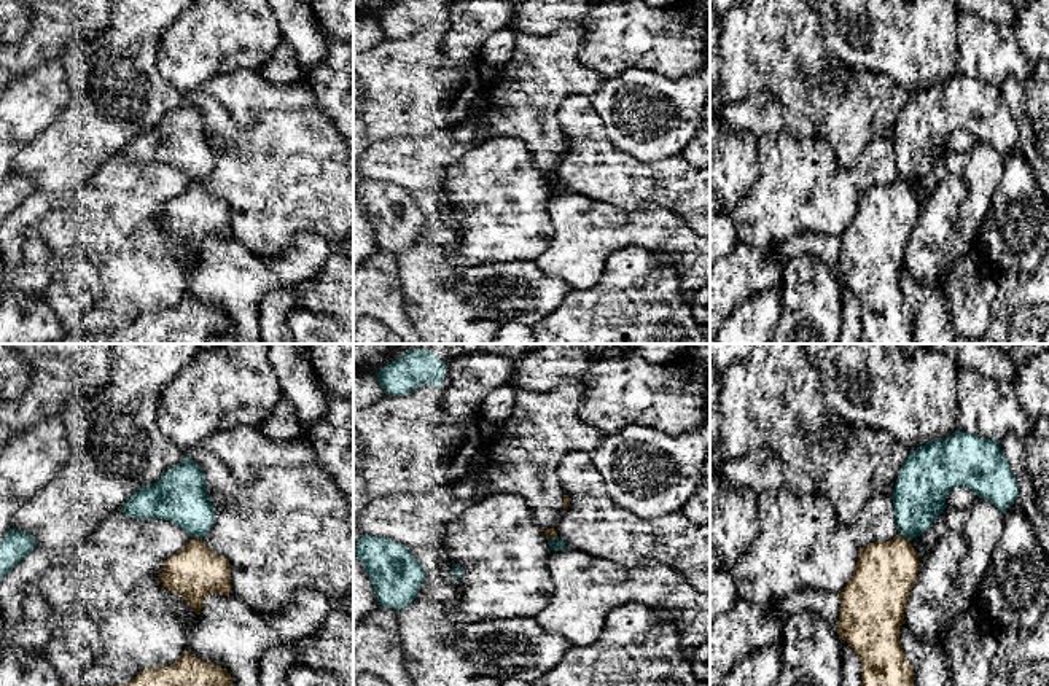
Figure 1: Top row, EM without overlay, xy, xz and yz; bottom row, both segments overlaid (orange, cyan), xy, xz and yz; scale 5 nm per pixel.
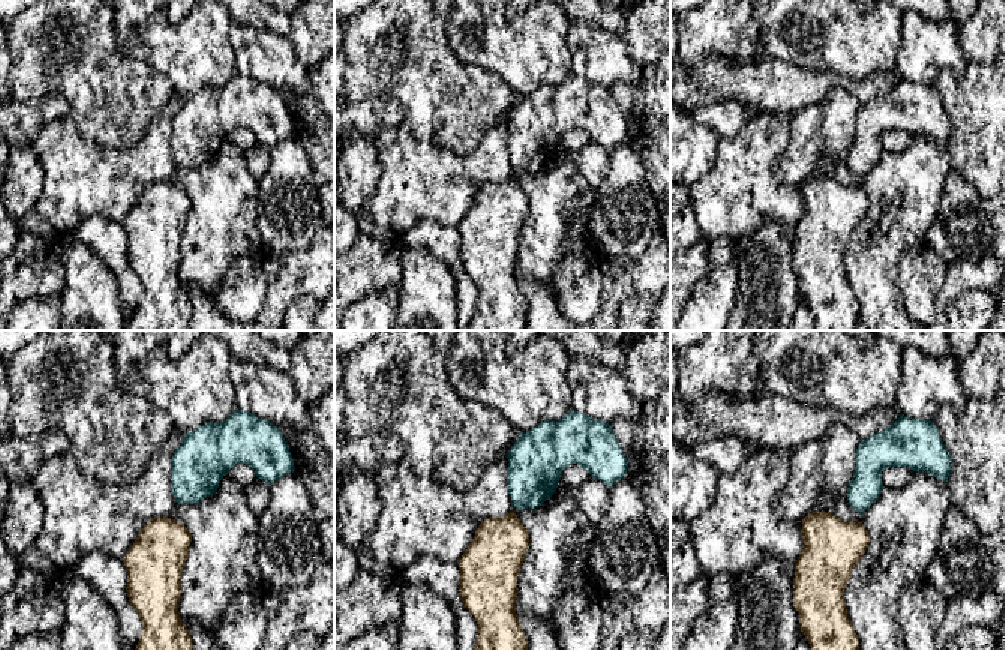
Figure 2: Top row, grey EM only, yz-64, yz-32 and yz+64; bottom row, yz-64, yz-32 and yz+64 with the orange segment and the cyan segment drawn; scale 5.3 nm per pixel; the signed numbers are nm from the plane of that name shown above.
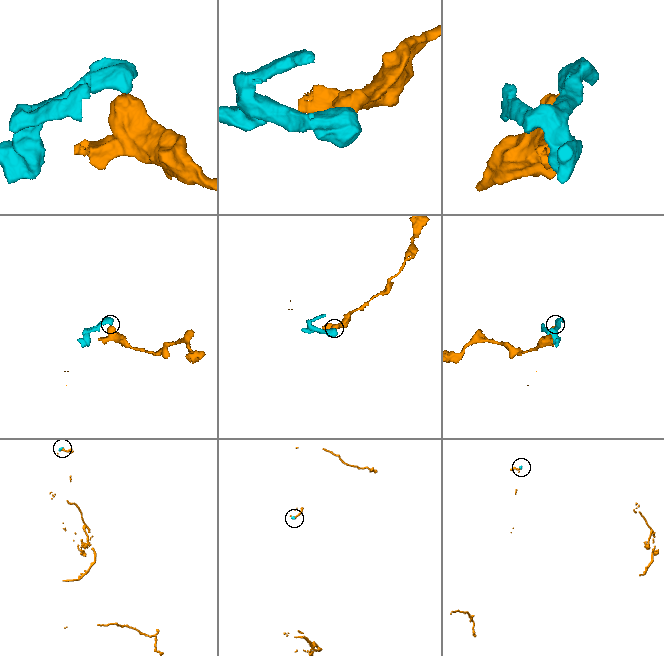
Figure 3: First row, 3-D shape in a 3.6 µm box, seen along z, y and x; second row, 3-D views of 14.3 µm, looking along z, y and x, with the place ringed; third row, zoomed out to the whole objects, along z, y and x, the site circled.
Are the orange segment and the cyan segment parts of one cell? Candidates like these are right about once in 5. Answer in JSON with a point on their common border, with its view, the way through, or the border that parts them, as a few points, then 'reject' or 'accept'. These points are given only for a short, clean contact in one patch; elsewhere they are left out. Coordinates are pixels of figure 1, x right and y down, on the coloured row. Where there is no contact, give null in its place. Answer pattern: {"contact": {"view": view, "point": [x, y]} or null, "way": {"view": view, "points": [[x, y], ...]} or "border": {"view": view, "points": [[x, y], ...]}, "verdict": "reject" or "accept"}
{"contact": {"view": "xy", "point": [196, 538]}, "border": {"view": "xy", "points": [[191, 535], [201, 538]]}, "verdict": "reject"}

